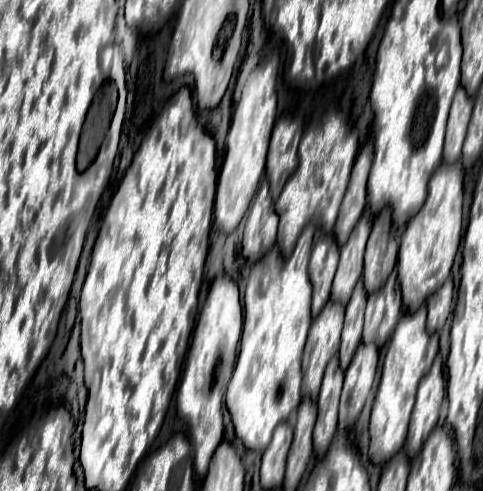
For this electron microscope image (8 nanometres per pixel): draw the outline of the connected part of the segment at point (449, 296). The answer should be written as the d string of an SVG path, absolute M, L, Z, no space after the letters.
M446 279L446 283L442 283L442 287L438 287L438 291L434 291L434 295L430 295L430 299L426 301L430 333L436 333L442 329L446 317L452 311L452 301L454 301L454 285L452 285L452 279Z

